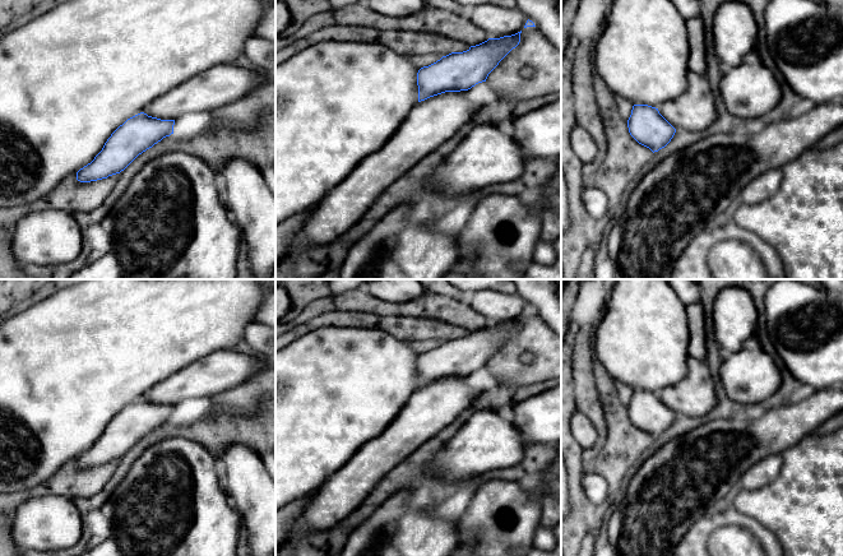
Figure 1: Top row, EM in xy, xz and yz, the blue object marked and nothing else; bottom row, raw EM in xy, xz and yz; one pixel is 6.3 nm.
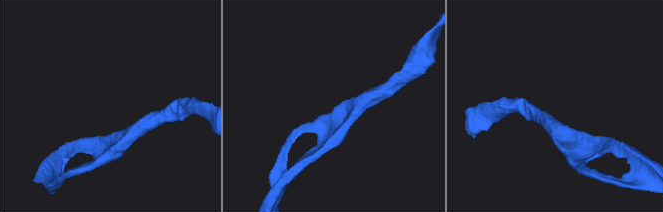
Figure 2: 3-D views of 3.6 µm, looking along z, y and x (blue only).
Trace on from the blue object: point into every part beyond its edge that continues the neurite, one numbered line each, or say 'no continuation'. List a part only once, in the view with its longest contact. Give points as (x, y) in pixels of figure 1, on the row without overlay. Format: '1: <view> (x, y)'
1: xz (430, 408)

